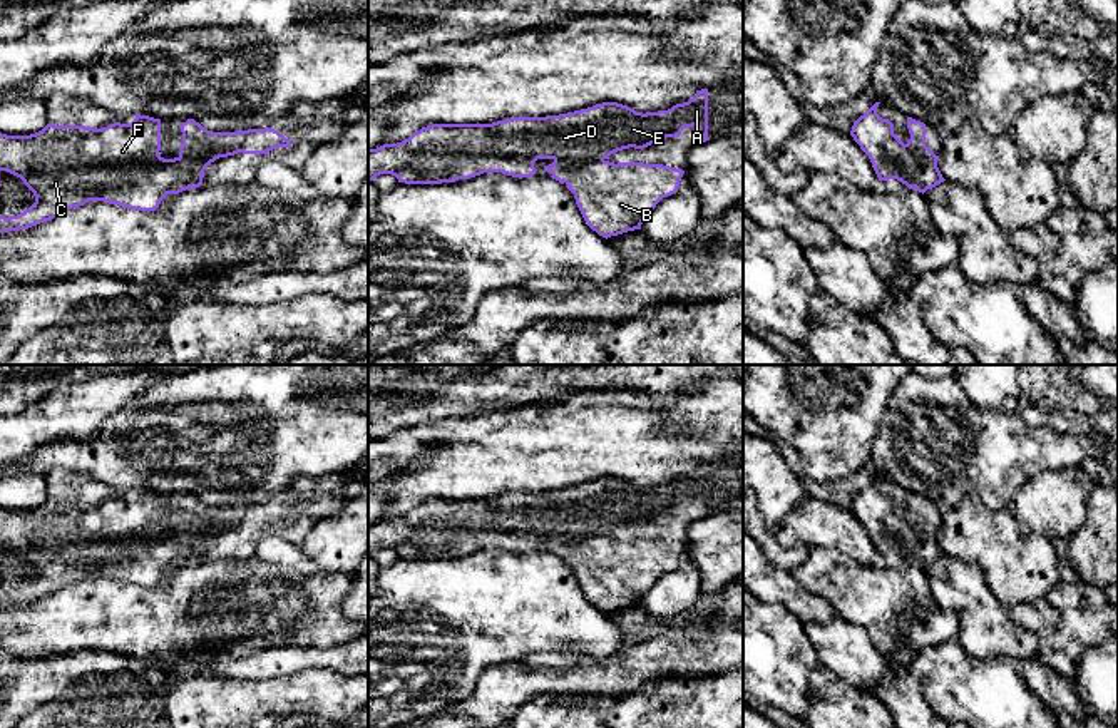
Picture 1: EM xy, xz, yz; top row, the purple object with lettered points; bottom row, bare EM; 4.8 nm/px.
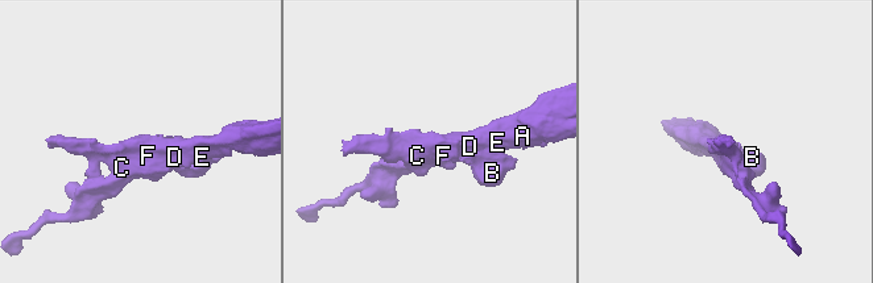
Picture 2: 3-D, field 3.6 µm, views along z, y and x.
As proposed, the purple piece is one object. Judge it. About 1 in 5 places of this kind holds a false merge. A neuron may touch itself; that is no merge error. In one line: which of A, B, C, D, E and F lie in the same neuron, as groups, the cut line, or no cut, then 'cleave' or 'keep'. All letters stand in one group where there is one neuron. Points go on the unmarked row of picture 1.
groups A B C D E F; cut none; keep

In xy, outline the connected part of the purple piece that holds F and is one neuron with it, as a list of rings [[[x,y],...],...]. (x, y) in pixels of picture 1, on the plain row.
[[[136,489],[131,499],[114,497],[102,504],[47,499],[30,510],[0,507],[0,546],[20,552],[35,571],[35,577],[23,587],[0,591],[0,608],[28,604],[89,576],[156,586],[167,569],[203,561],[206,542],[219,532],[238,527],[266,531],[273,524],[291,520],[291,515],[269,502],[213,507],[194,494],[187,494],[181,499],[181,507],[182,520],[174,534],[164,534],[159,529],[161,494],[141,489]]]

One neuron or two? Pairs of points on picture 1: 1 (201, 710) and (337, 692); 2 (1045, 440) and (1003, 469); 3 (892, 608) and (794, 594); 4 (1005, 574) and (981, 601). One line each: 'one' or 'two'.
1: one
2: one
3: two
4: two

